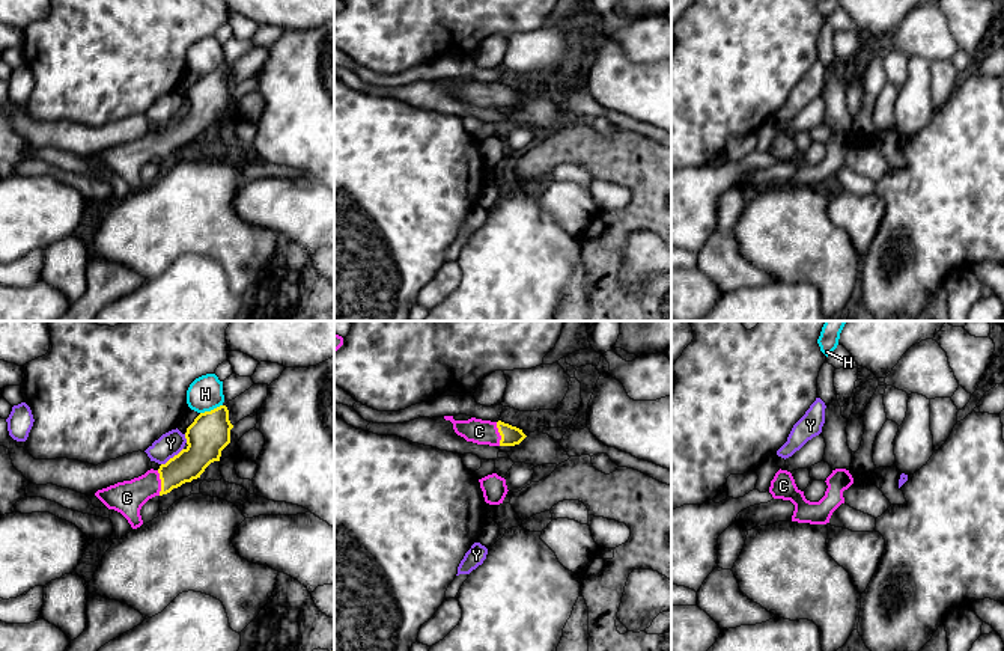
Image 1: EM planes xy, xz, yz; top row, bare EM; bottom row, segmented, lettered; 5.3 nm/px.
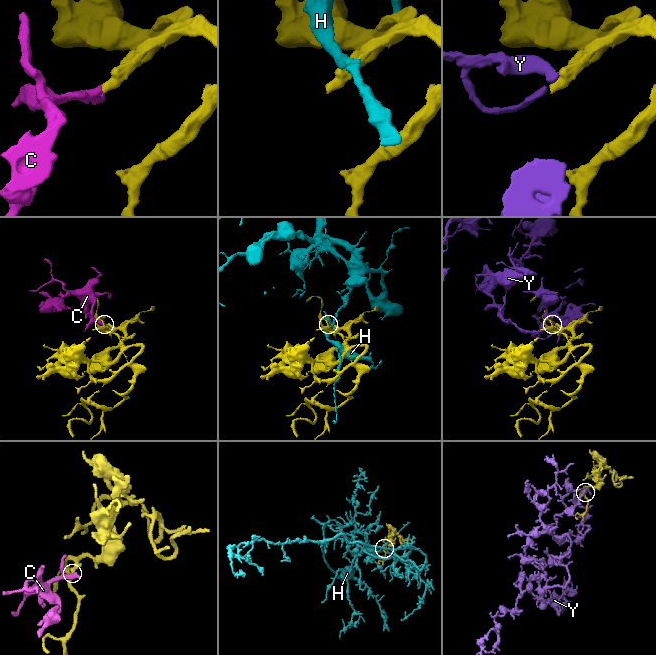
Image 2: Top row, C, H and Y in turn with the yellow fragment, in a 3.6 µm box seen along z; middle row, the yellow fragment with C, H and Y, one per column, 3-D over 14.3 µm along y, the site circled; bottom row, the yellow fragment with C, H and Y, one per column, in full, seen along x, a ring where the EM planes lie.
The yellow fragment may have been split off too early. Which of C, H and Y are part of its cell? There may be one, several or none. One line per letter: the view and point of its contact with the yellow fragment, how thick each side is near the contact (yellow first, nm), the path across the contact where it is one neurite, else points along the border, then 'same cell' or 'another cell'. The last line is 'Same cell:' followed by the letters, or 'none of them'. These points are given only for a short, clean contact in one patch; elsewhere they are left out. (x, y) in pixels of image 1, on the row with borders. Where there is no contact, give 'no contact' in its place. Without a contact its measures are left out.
C: xy (161, 482) | 170/180 nm | across xy (190, 463), (161, 482), (152, 482), (127, 498) | same cell
H: xy (211, 410) | 220/190 nm | another cell
Y: xy (173, 457) | 220/130 nm | along xy (182, 448), (161, 464) | another cell
Same cell: C

